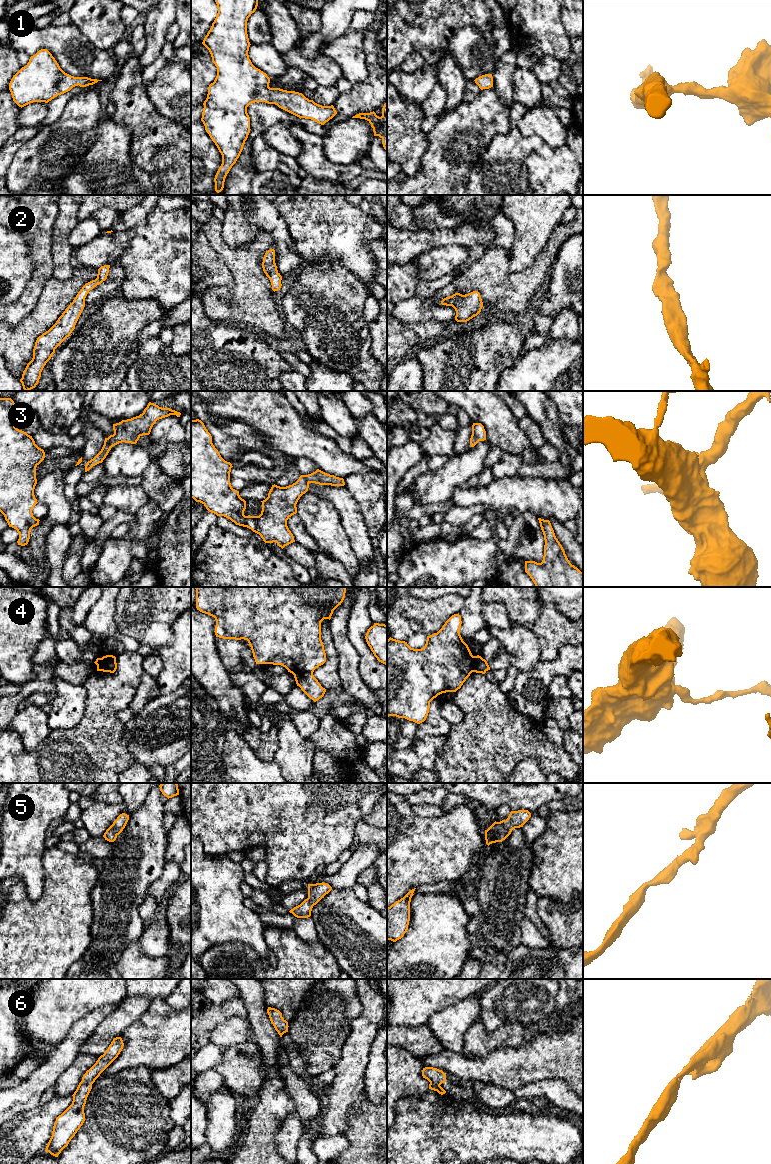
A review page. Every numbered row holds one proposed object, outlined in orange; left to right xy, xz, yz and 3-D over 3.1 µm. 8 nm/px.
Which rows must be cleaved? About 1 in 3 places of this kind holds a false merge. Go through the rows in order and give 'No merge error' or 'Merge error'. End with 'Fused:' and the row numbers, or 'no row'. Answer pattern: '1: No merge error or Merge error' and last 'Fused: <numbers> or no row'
1: No merge error
2: No merge error
3: No merge error
4: Merge error
5: No merge error
6: No merge error
Fused: 4

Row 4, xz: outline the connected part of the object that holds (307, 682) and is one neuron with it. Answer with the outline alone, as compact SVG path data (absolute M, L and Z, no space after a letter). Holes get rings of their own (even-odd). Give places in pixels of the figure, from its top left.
M294 673L297 686L314 702L322 698L326 689L321 686L313 673Z

